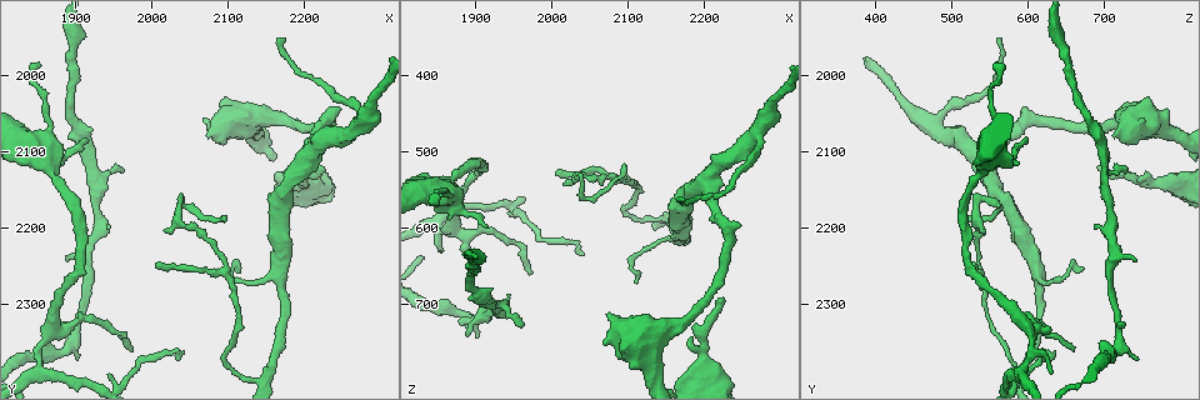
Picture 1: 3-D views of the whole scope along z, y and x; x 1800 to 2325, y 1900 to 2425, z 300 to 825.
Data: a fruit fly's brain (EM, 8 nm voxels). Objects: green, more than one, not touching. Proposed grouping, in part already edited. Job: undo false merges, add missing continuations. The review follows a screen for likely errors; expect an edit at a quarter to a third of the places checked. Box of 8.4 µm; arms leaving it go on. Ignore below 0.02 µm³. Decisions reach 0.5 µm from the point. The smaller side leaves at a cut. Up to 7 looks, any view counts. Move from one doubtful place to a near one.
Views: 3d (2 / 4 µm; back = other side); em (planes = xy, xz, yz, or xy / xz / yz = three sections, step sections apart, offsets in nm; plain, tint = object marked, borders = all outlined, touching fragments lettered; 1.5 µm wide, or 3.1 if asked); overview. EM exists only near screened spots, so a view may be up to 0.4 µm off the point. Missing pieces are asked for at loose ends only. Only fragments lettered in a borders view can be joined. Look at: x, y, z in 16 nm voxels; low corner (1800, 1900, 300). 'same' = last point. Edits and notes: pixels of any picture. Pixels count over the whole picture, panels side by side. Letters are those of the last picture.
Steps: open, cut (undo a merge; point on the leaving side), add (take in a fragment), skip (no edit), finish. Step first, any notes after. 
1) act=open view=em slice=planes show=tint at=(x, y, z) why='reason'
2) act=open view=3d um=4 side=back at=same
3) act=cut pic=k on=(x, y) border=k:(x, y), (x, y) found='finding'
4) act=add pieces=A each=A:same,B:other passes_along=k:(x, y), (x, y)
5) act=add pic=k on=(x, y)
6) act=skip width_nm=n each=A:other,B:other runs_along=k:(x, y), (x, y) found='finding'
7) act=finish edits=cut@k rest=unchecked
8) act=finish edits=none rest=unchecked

act=open view=em slice=planes show=borders at=(1855, 1985, 555) why='tapers out'

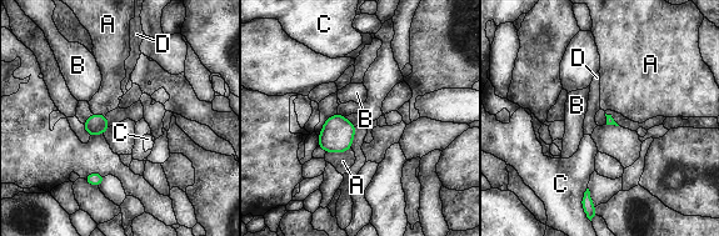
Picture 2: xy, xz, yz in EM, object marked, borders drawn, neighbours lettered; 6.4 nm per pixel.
act=skip longest_contact=A:160nm each=A:other,B:other,C:other,D:other border=2:(338, 113), (344, 116) found='none of them fits'

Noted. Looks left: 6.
act=open view=em slice=xy step=4 show=plain at=(1855, 2380, 595) why='a fork'

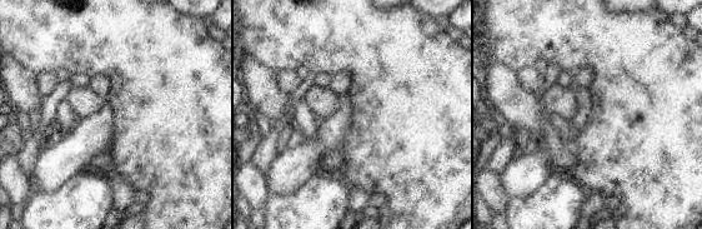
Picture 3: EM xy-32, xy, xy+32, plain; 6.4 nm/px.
act=open view=em slice=xy step=4 show=borders at=same

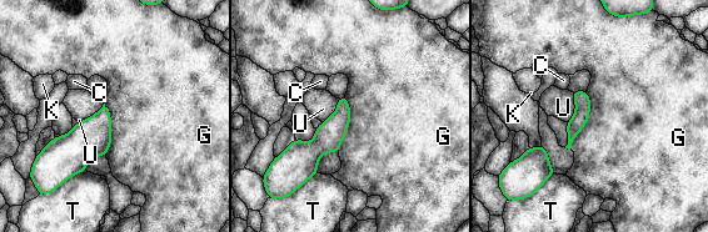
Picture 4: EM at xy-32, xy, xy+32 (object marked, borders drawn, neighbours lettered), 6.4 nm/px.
act=skip each=C:other,G:other,K:other,T:other,U:other runs_along=4:(343, 100), (303, 175) found='one neuron here'

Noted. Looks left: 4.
act=open view=3d um=4 side=back at=(1885, 2240, 735) why='tapers out'

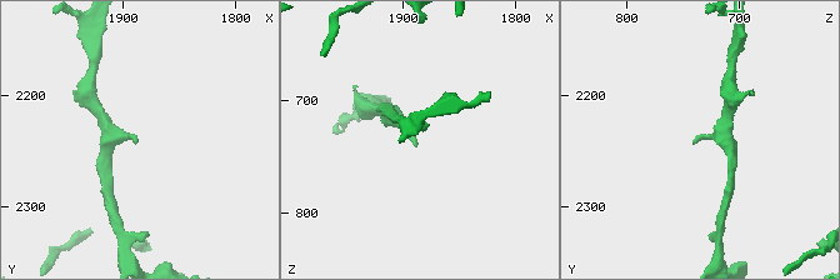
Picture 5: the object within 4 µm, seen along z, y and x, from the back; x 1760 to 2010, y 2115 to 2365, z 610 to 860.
act=open view=em slice=planes show=borders at=(1886, 2242, 742) why='need the tissue'

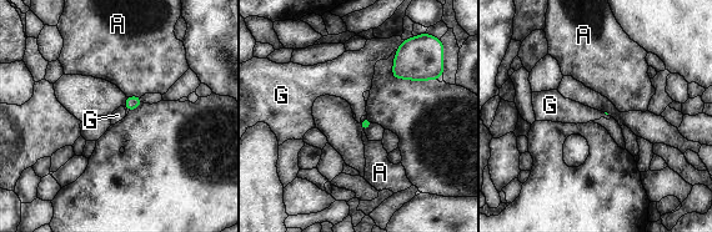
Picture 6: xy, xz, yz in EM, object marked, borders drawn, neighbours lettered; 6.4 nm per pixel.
act=skip each=A:other,G:other border=6:(140, 96), (128, 97) found='no lettered fragment goes on from it'

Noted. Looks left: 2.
act=finish edits=none rest=unchecked

